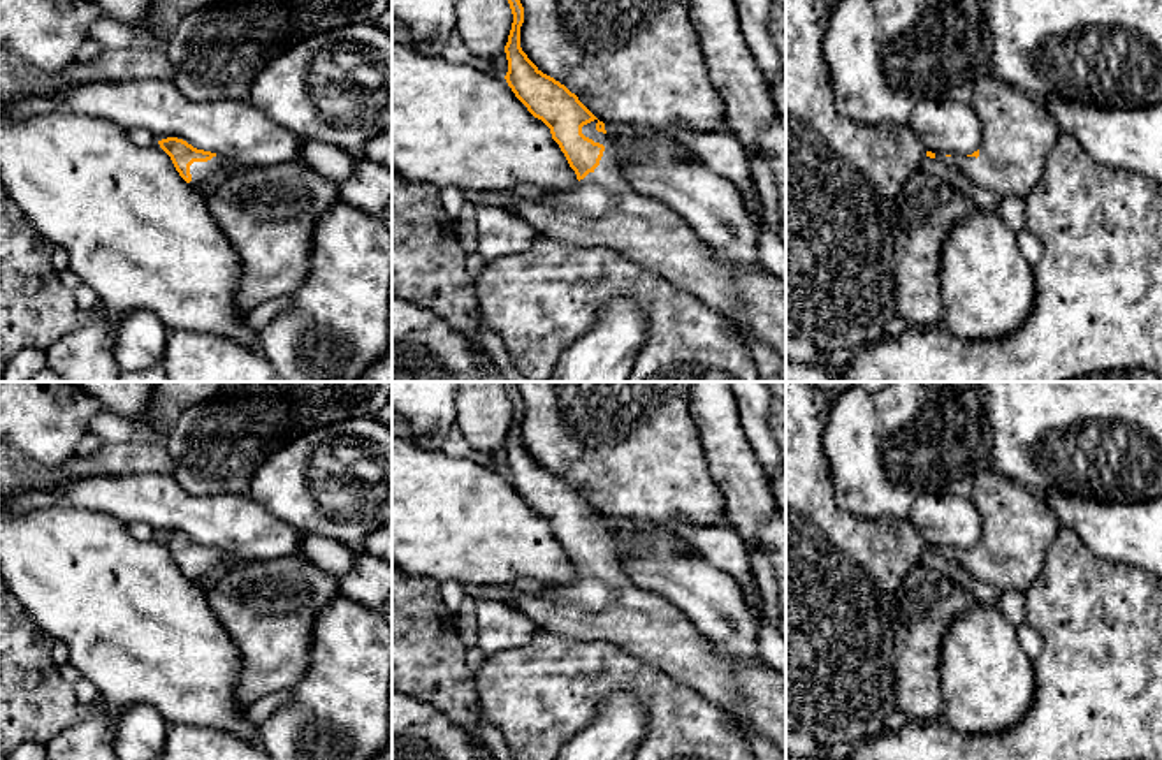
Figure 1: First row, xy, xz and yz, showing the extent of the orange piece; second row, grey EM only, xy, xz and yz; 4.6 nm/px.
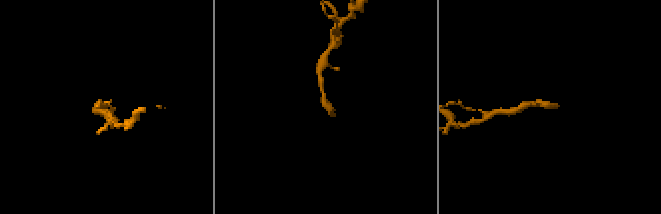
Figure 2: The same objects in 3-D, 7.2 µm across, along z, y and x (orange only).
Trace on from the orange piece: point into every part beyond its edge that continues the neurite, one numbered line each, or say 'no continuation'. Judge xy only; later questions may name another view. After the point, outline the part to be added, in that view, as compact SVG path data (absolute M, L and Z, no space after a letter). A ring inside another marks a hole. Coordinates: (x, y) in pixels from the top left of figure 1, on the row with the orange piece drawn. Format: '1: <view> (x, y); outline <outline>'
1: xy (199, 171); outline M216 155L207 162L193 162L190 165L192 181L190 185L199 185L202 179L211 178L220 167L225 167L227 162Z

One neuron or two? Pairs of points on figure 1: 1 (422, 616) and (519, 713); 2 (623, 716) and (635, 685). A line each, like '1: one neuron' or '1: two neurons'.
1: two neurons
2: two neurons

